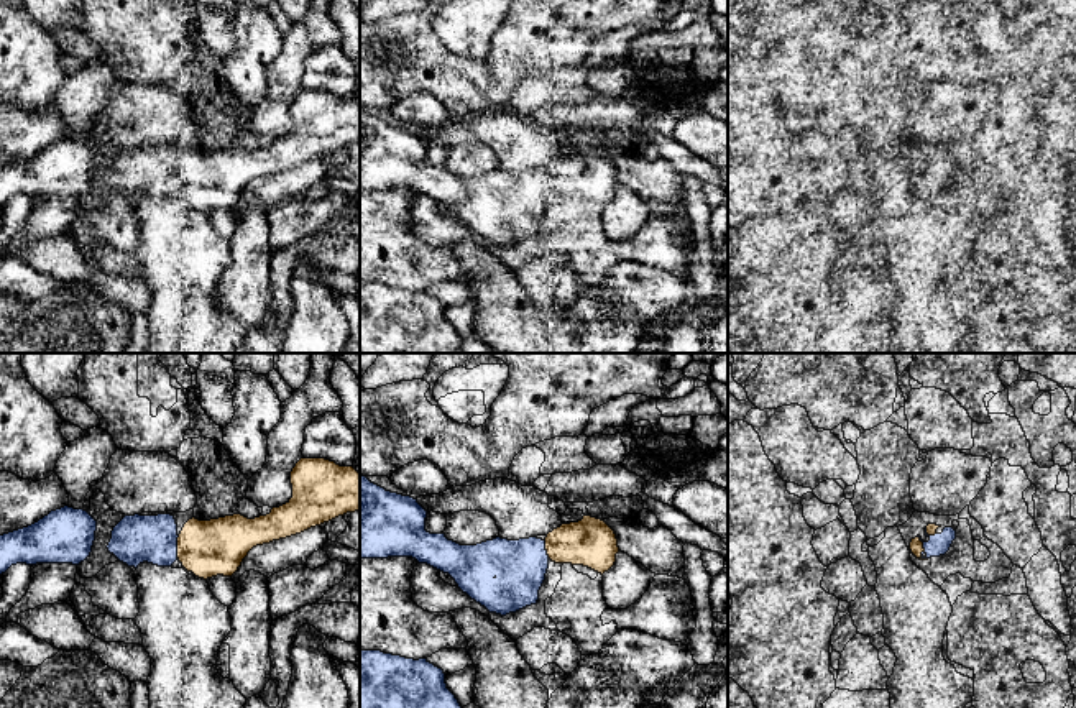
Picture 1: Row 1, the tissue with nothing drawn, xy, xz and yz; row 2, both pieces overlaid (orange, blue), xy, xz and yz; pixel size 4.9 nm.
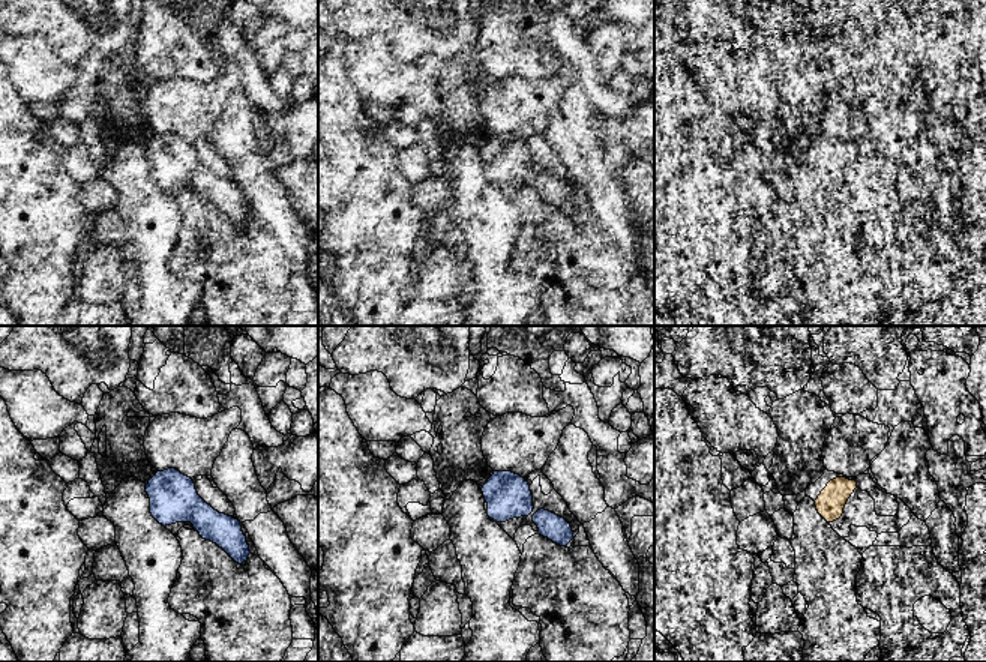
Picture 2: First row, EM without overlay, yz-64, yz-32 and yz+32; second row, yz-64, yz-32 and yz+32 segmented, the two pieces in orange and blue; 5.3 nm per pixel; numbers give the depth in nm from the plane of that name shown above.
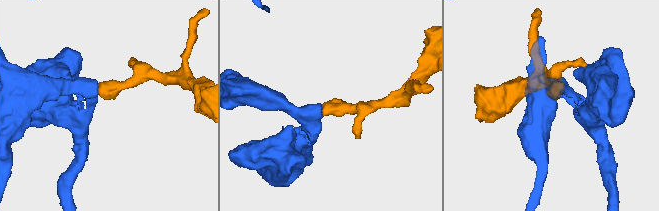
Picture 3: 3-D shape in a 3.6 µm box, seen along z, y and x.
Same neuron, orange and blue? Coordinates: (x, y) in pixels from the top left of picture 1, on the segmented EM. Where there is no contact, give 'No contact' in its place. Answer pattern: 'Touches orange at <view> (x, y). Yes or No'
Touches orange at yz (924, 549). Yes

